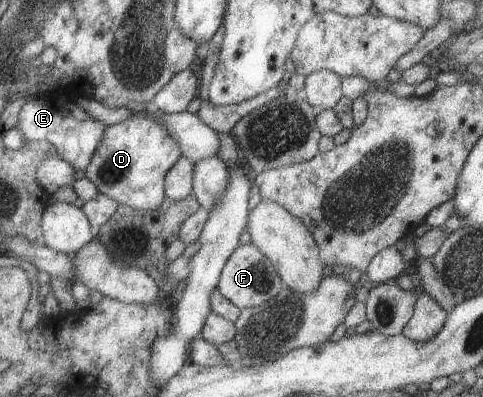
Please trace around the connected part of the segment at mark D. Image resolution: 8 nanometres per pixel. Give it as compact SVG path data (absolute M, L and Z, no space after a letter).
M142 113L131 114L116 125L106 126L101 143L94 151L90 162L83 170L85 177L96 187L98 193L110 197L117 206L127 206L132 210L149 211L157 209L165 199L163 180L170 167L181 159L178 145L168 136L164 127L151 116Z

